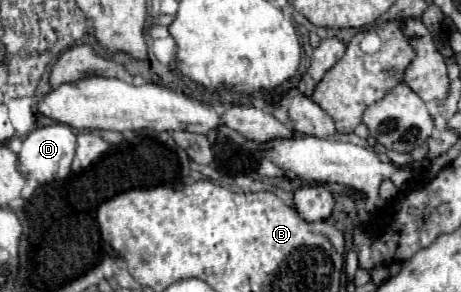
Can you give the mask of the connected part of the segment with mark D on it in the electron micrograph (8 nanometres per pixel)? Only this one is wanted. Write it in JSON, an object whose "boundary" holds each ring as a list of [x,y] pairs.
{"boundary":[[[54,123],[48,127],[38,127],[32,133],[28,133],[26,139],[22,141],[22,149],[18,153],[18,171],[26,179],[34,179],[40,185],[50,183],[50,181],[62,181],[70,173],[74,147],[76,147],[76,133],[70,125]]]}

